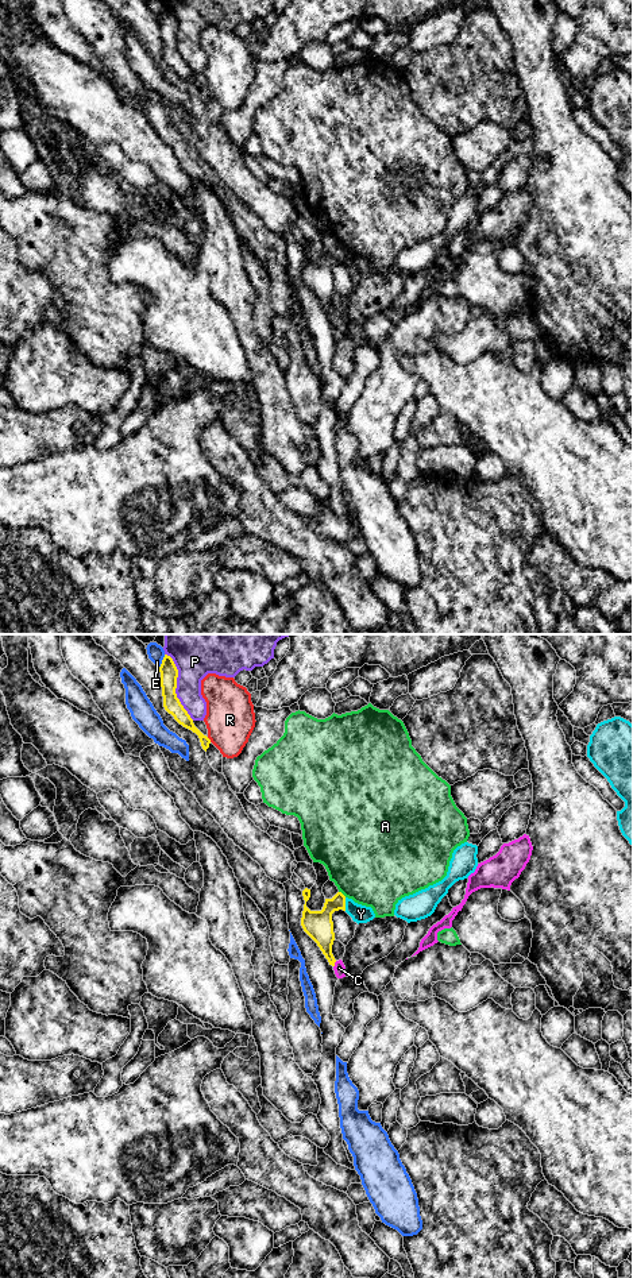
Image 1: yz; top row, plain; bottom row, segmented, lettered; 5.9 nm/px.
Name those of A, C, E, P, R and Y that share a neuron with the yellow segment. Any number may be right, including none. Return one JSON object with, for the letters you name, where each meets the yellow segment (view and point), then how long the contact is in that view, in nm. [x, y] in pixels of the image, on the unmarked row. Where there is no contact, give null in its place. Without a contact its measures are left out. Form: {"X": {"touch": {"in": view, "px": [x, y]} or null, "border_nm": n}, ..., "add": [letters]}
{"add": []}

